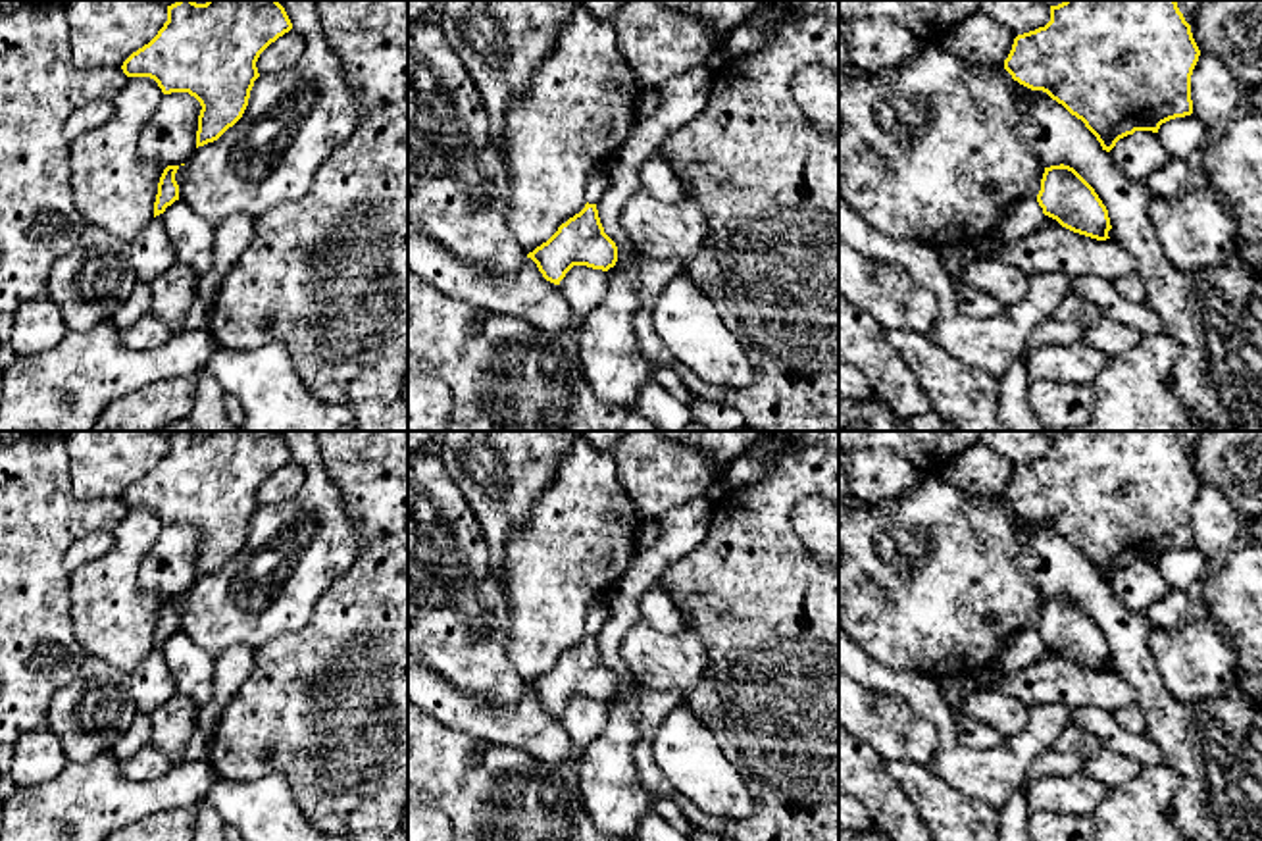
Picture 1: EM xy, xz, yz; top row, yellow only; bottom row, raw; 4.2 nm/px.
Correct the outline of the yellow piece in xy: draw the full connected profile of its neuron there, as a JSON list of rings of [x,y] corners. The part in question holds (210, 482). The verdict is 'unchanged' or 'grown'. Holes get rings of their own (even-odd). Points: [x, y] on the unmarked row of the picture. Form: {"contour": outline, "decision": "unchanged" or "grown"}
{"contour": [[[177,431],[158,466],[121,500],[154,510],[164,525],[189,523],[200,533],[198,579],[242,548],[260,485],[290,460],[277,431]]], "decision": "unchanged"}

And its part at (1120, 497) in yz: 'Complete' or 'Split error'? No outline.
Complete

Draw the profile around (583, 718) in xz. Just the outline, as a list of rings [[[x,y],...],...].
[[[573,697],[560,712],[560,720],[573,743],[585,749],[608,727],[608,706],[602,701]]]

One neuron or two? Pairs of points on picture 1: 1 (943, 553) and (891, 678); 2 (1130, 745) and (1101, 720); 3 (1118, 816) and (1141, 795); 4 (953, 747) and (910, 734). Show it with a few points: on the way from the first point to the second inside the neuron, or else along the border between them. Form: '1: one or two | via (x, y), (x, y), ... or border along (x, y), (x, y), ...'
1: two | border along (858, 645), (883, 664), (916, 668), (937, 680)
2: one | via (1122, 741), (1109, 728)
3: one | via (1124, 813), (1135, 801)
4: two | border along (912, 709), (939, 739), (930, 764)

